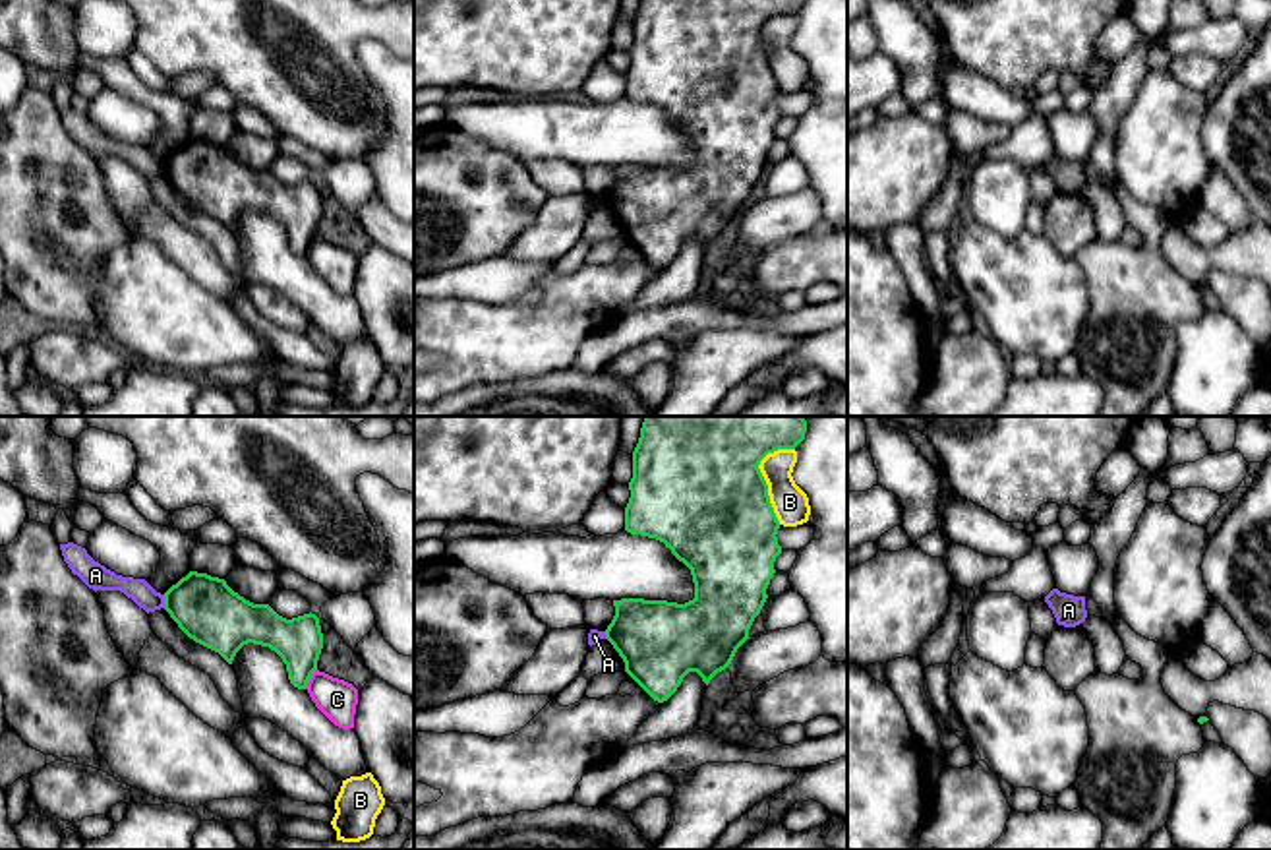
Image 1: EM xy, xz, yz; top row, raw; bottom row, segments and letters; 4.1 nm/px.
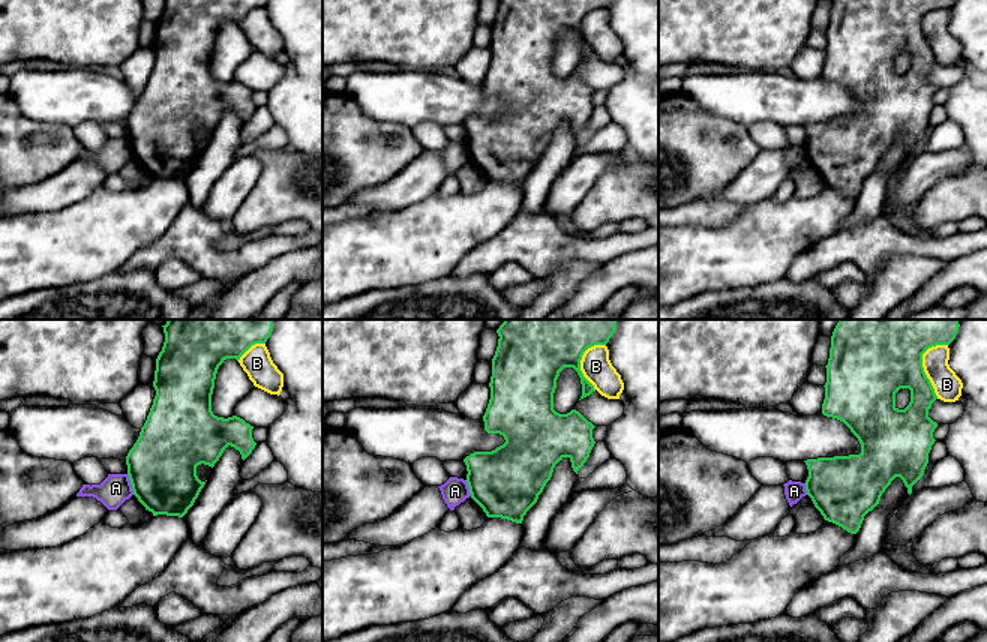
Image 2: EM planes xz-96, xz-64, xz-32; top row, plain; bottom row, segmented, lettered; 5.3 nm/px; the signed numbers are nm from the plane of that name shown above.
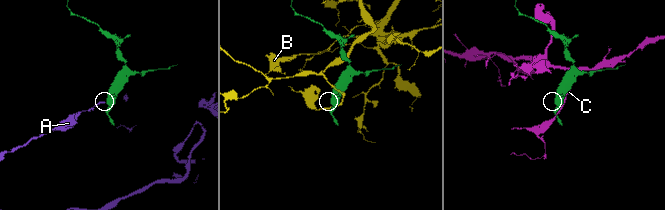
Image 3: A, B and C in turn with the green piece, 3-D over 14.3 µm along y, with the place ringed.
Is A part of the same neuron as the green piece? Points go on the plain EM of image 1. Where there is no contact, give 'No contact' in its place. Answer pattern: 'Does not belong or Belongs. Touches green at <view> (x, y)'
Does not belong. Touches green at xy (165, 167)

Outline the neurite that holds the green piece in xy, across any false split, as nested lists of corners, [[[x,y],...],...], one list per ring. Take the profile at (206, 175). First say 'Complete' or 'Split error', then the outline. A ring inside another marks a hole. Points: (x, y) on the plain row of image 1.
Complete. [[[197,137],[164,159],[164,176],[190,205],[219,219],[228,230],[244,211],[253,209],[282,225],[298,256],[306,256],[317,236],[323,199],[311,178],[286,186],[269,170],[246,167],[224,145]]]

